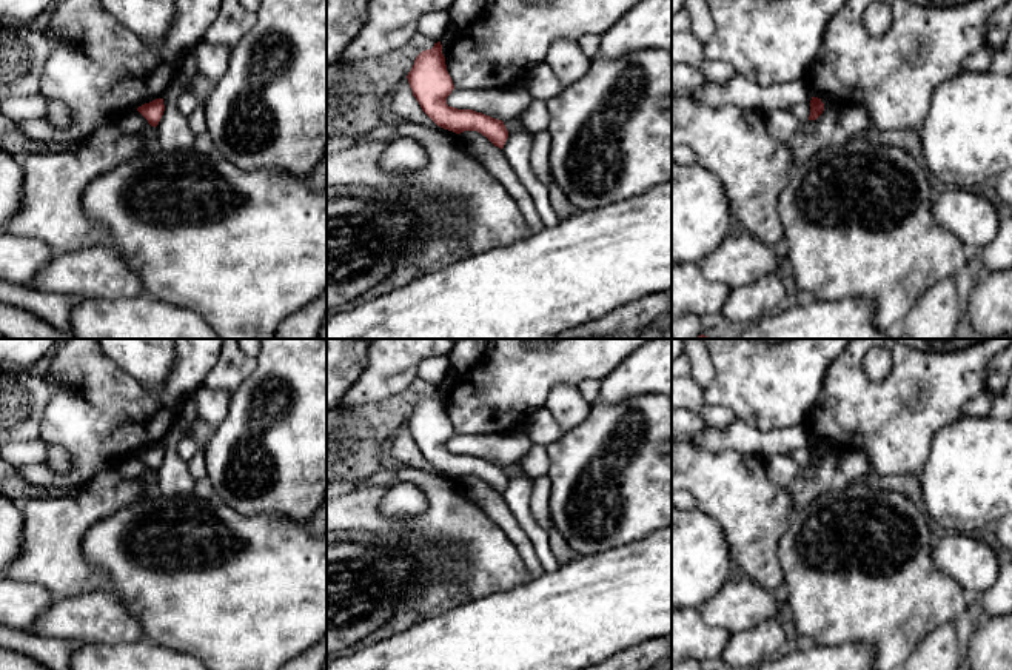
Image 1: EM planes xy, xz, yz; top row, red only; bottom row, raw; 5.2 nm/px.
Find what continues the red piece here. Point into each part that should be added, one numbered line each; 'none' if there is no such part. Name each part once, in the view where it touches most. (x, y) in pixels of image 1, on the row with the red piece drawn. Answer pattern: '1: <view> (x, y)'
none

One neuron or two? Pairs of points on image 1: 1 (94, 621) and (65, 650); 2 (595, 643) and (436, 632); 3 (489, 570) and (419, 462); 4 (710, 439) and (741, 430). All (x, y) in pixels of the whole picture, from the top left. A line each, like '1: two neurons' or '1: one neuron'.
1: two neurons
2: one neuron
3: two neurons
4: one neuron

